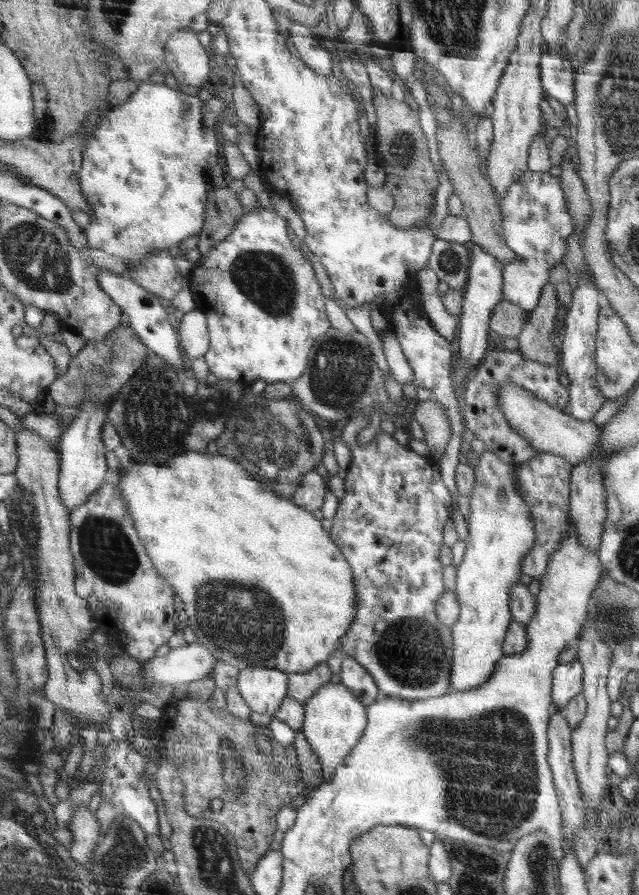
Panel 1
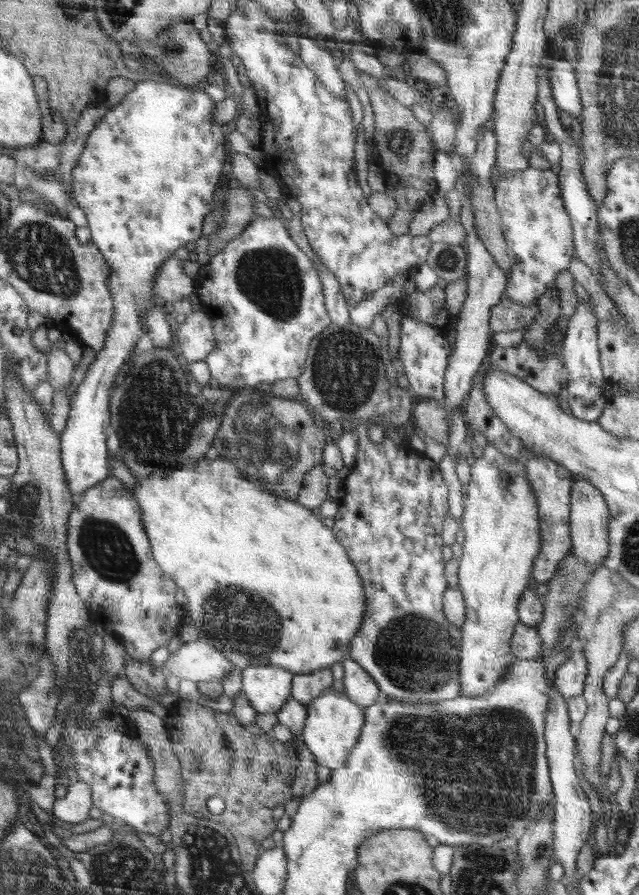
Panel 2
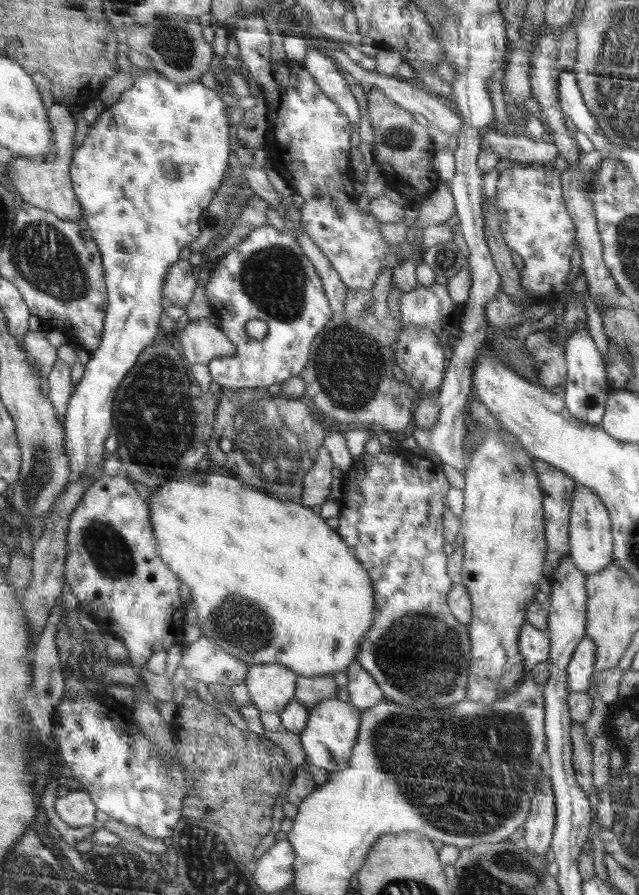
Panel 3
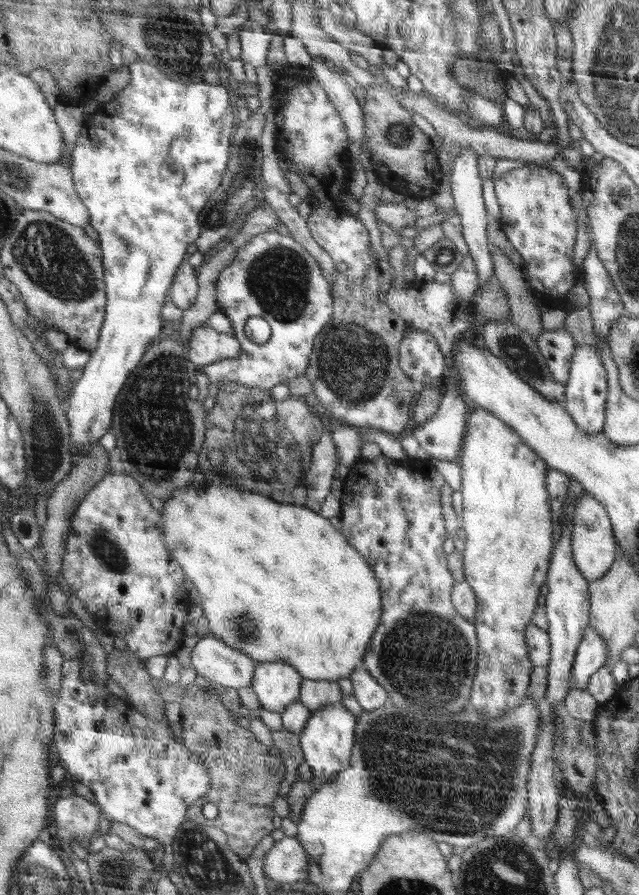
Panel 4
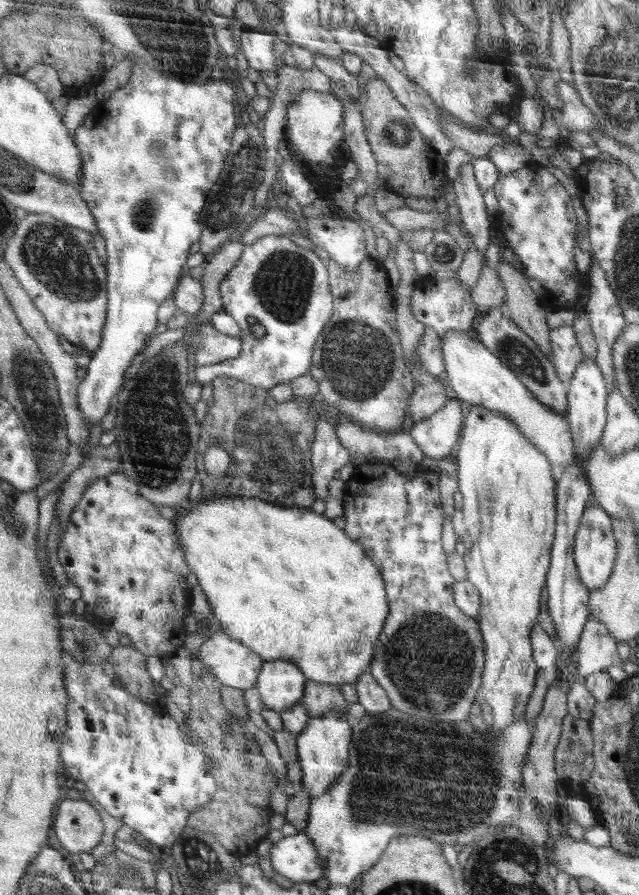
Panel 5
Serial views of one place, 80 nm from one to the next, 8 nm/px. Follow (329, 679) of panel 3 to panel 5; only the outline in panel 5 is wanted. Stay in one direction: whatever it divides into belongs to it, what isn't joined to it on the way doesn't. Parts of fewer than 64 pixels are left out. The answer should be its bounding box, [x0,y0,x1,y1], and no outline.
[300,679,348,718]

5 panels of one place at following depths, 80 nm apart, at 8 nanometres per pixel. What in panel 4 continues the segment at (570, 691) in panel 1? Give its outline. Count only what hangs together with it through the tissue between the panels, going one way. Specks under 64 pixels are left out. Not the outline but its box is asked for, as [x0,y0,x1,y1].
[571,626,607,689]

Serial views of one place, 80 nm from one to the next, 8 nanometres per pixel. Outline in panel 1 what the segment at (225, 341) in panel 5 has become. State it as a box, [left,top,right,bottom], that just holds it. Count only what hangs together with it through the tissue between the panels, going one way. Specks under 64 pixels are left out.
[177,307,209,360]

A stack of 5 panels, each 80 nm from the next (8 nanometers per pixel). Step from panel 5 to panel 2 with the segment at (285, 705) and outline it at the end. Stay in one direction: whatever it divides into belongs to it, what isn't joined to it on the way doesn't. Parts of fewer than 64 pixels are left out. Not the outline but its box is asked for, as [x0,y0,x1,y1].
[242,665,292,713]

